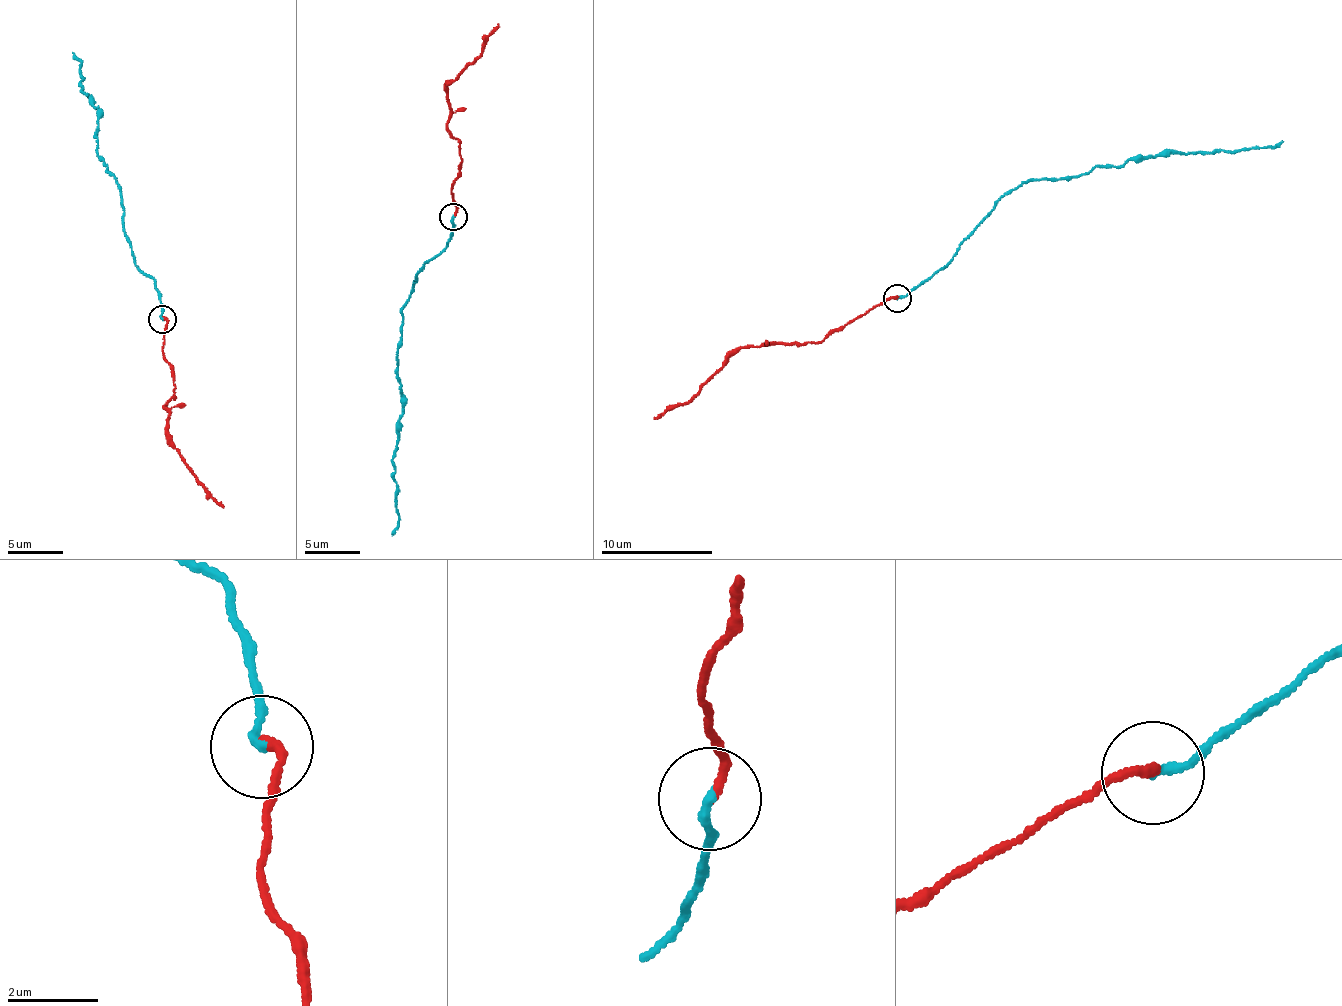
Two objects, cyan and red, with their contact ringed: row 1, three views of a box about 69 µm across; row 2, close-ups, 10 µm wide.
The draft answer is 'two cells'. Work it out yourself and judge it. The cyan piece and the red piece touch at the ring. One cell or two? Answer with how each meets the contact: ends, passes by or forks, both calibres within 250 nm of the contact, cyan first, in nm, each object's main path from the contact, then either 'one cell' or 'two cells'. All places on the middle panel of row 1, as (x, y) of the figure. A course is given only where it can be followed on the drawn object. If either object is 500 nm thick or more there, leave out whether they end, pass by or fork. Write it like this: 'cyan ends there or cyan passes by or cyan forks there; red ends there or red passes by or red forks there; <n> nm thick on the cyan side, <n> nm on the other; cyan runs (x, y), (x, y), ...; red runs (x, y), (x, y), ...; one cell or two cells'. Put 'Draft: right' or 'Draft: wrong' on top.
Draft: wrong
cyan ends there; red ends there; 190 nm thick on the cyan side, 190 nm on the other; cyan runs (454, 216), (448, 246), (416, 271), (401, 311), (397, 366), (401, 411), (393, 459), (398, 529), (392, 536); red runs (454, 216), (450, 191), (461, 159), (459, 142), (448, 128), (447, 84), (481, 54), (484, 37), (499, 24); one cell

